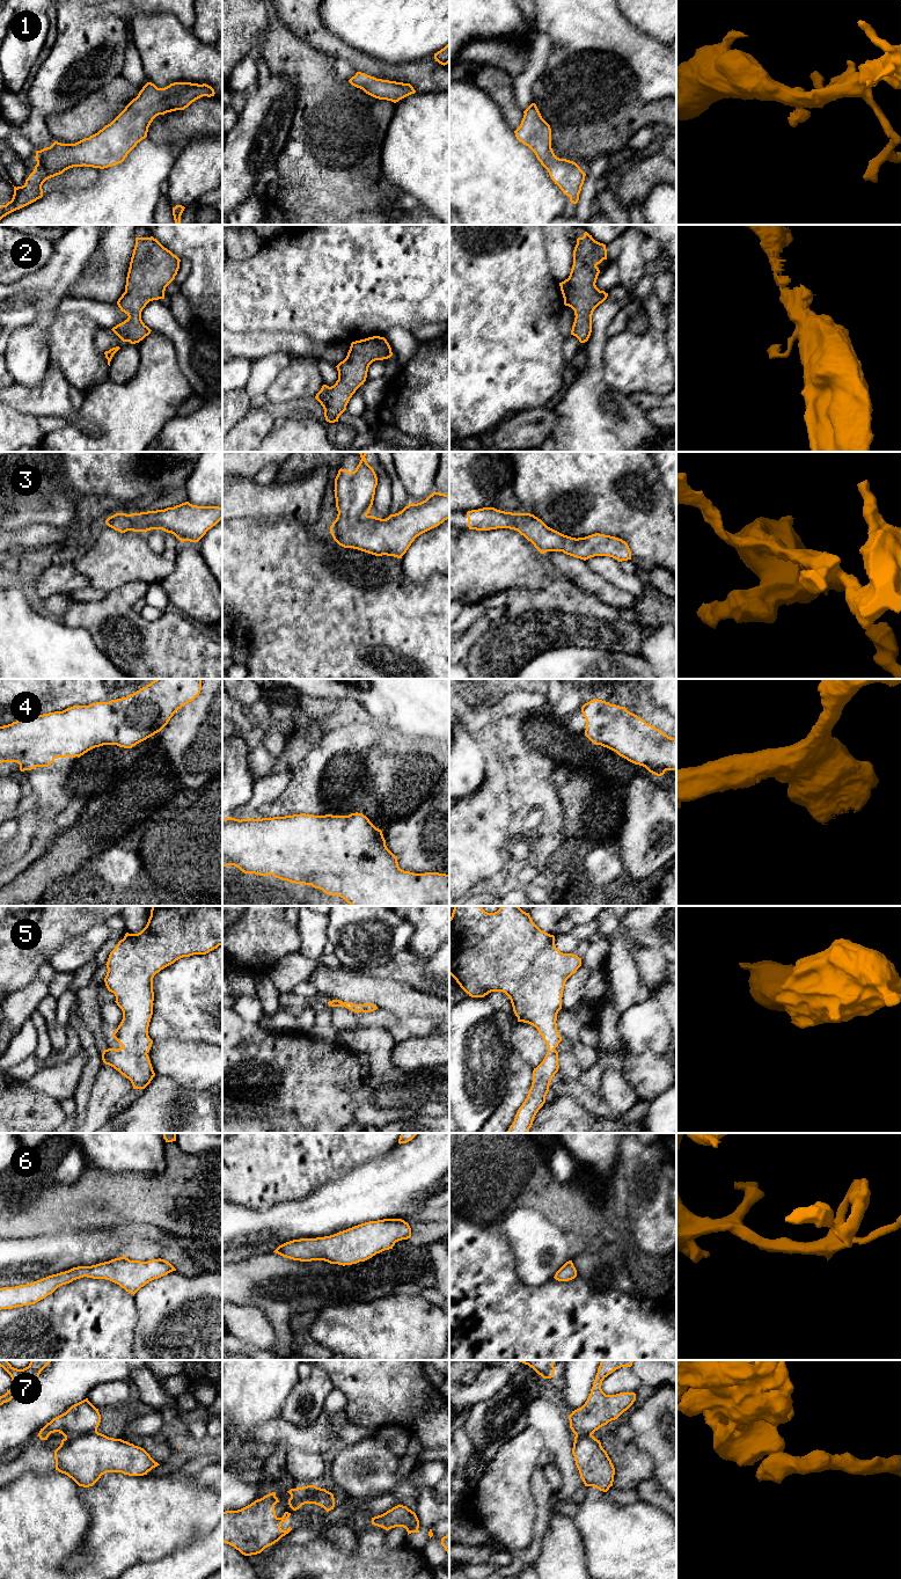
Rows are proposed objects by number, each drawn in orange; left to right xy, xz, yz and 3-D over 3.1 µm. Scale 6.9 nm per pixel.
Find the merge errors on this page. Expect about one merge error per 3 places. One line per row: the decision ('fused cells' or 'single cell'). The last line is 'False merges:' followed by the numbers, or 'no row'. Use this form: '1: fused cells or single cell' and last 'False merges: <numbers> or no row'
1: single cell
2: single cell
3: single cell
4: single cell
5: single cell
6: single cell
7: fused cells
False merges: 7

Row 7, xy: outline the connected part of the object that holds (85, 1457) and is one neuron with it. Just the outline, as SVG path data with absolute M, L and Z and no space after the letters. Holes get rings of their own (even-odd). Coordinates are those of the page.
M97 1431L63 1439L54 1460L56 1470L83 1487L93 1486L107 1472L144 1476L160 1465L144 1448Z

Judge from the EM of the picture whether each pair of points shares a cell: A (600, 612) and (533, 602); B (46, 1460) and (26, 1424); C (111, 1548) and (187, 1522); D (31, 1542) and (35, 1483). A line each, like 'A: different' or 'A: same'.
A: same
B: different
C: same
D: same

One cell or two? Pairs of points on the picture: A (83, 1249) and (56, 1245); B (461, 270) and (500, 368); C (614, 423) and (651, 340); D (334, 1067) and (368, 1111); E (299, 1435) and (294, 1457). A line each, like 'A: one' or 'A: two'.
A: one
B: one
C: two
D: two
E: two

